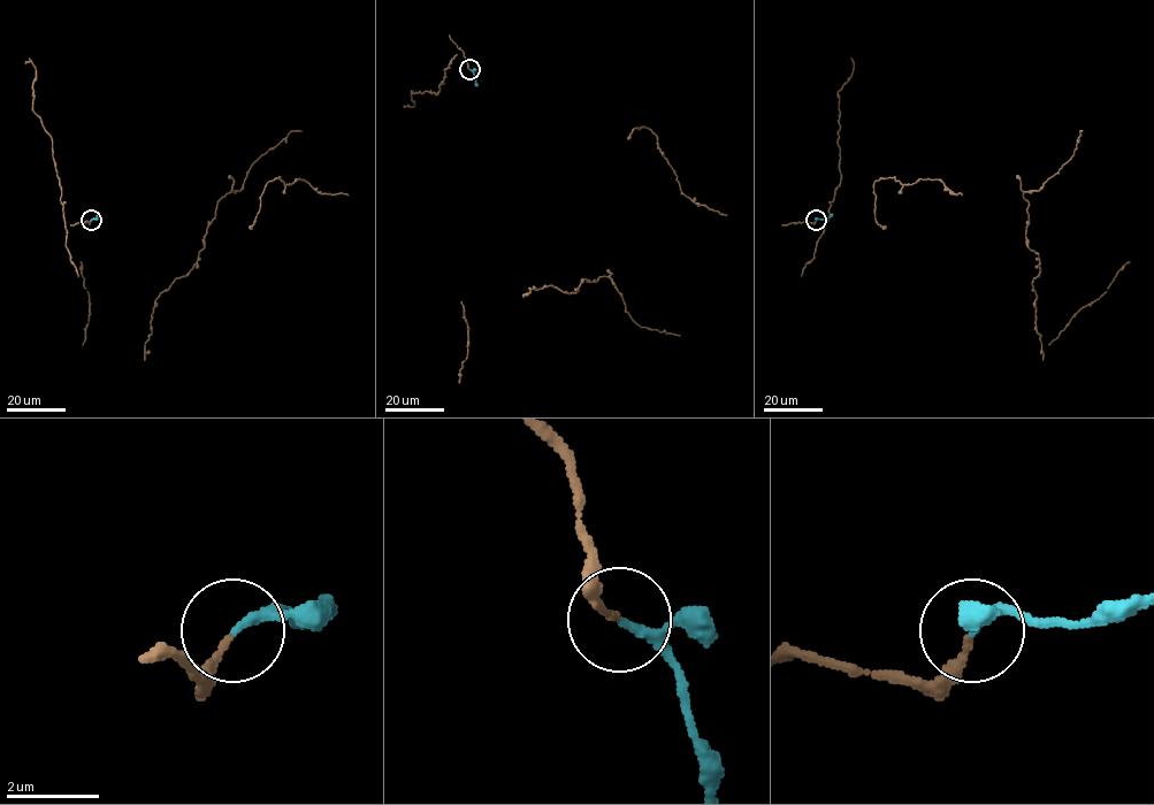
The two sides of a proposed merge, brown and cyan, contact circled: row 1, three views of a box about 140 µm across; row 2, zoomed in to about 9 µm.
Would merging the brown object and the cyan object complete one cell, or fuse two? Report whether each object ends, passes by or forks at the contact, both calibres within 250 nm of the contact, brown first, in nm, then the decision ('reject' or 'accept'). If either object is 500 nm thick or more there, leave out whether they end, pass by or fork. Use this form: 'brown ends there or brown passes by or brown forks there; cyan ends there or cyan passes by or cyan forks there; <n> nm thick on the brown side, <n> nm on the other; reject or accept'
brown ends there; cyan passes by; 160 nm thick on the brown side, 140 nm on the other; accept

